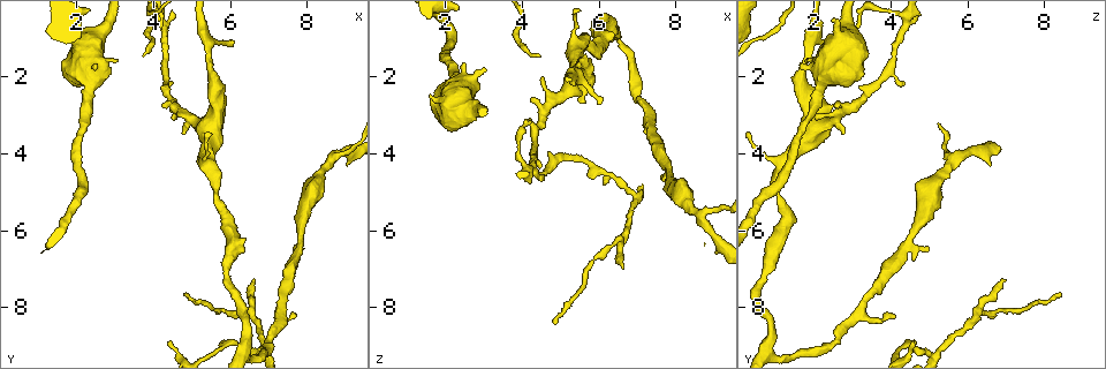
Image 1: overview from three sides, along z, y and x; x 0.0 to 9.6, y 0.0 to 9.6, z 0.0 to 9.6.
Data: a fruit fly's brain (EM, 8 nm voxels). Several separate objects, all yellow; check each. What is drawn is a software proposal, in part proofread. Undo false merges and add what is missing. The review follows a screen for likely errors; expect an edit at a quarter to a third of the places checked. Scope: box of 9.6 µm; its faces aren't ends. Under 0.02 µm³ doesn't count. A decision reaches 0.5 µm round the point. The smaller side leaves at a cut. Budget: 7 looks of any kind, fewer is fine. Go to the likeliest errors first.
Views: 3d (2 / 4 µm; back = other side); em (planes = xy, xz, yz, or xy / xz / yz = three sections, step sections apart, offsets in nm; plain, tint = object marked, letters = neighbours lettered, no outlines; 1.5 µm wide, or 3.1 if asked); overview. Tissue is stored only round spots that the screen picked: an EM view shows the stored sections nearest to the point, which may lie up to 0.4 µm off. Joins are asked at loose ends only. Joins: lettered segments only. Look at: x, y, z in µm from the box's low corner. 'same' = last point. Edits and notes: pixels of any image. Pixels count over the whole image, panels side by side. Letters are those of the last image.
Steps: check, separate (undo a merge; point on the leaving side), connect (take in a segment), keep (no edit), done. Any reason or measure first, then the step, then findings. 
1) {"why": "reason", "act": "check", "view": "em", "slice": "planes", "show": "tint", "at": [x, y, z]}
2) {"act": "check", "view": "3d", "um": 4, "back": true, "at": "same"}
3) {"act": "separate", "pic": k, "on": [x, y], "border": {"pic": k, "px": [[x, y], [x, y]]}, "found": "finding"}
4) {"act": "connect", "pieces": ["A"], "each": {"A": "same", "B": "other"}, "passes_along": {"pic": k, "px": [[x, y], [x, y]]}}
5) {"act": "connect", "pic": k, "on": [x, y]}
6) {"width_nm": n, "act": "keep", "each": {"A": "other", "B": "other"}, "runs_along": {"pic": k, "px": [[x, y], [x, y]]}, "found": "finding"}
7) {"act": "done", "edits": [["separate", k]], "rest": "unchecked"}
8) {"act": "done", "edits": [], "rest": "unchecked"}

{"why": "an open end", "act": "check", "view": "em", "slice": "xy", "step": 4, "show": "tint", "at": [4.45, 8.95, 4.50]}

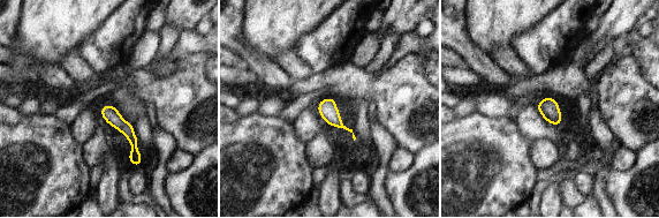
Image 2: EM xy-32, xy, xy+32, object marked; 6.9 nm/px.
{"why": "cut it another way", "act": "check", "view": "em", "slice": "planes", "show": "tint", "at": "same"}

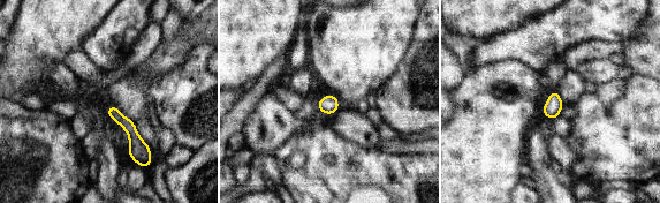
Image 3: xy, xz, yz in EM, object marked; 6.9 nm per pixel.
{"why": "see the neighbours", "act": "check", "view": "em", "slice": "planes", "show": "letters", "at": "same"}

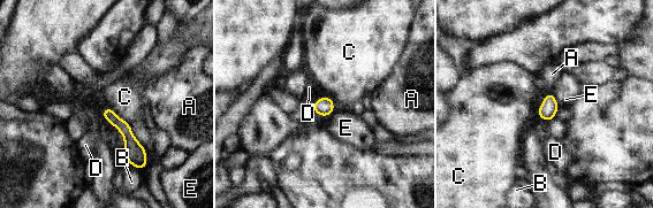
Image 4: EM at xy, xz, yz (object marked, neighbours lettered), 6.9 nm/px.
{"act": "keep", "each": {"A": "other", "B": "other", "C": "other", "D": "other", "E": "other"}, "runs_along": {"pic": 4, "px": [[106, 112], [128, 135], [139, 162]]}, "found": "no lettered segment goes on from it"}

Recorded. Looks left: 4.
{"why": "tapers out", "act": "check", "view": "em", "slice": "planes", "show": "letters", "at": [4.55, 2.20, 4.35]}

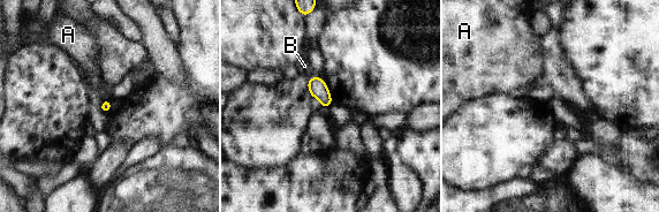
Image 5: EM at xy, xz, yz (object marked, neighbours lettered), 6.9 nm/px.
{"longest_contact_nm": ["B", 70], "act": "keep", "each": {"A": "other", "B": "other"}, "border": {"pic": 5, "px": [[315, 75], [308, 80]]}, "found": "none of them fits"}

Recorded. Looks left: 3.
{"why": "an open end", "act": "check", "view": "3d", "um": 2, "at": [6.05, 1.05, 2.65]}

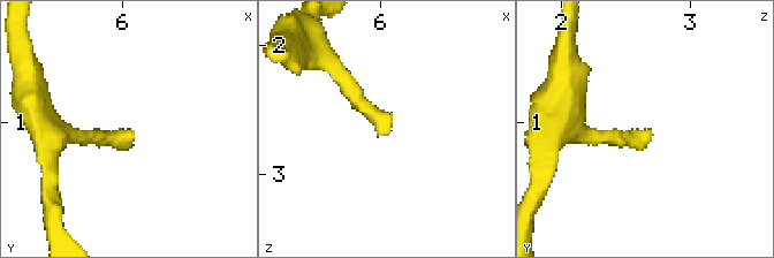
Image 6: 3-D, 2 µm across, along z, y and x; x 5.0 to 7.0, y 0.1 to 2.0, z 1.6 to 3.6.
{"why": "now the EM", "act": "check", "view": "em", "slice": "planes", "show": "letters", "at": [5.96, 1.08, 2.70]}

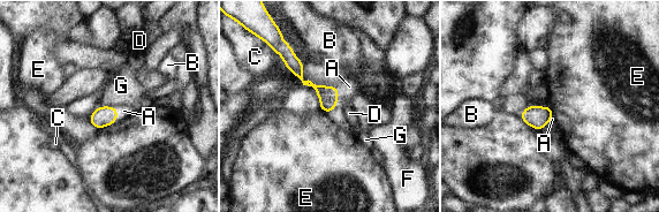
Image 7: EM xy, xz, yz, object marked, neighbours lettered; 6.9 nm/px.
{"act": "connect", "pieces": ["A"], "each": {"A": "same", "B": "other", "C": "other", "D": "other", "E": "other", "F": "other", "G": "other"}, "passes_along": {"pic": 7, "px": [[328, 96], [335, 103], [349, 86]]}, "found": "it goes on there"}

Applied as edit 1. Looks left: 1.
{"act": "done", "edits": [["connect", 7]], "rest": "unchecked"}

